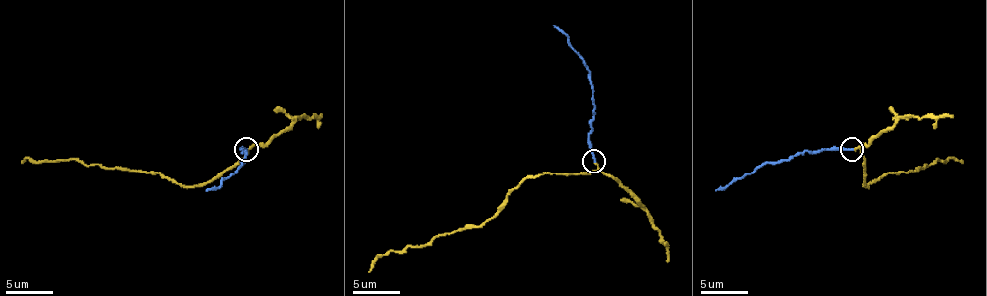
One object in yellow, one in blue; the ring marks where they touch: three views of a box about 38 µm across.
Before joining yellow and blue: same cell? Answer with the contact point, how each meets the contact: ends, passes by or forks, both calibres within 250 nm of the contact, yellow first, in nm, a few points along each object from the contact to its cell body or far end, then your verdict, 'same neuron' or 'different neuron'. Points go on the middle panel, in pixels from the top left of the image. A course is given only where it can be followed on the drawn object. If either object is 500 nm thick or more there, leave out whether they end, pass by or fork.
place (594, 161); yellow passes by; blue ends; calibres 110 and 190 nm; course yellow (594, 162), (598, 167), (585, 173), (528, 176), (479, 225), (387, 252), (368, 272); course blue (594, 160), (590, 141), (590, 73), (568, 37), (554, 25); same neuron

